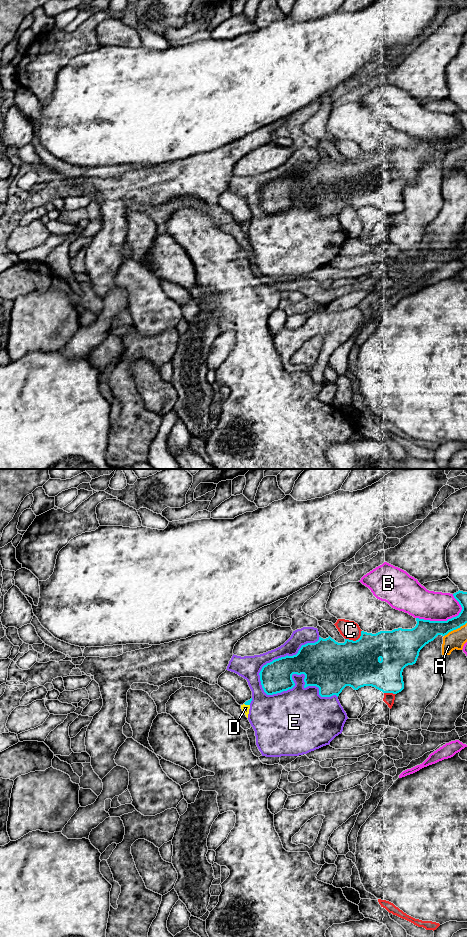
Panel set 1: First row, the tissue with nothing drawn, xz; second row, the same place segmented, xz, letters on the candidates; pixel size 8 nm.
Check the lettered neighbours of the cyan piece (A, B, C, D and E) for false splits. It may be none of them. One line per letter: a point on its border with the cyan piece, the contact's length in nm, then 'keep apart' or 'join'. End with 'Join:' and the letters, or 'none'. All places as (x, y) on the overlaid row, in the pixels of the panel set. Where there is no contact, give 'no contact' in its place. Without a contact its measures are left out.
A: meets cyan in xz at (455, 629); contact 220 nm long; keep apart
B: meets cyan in xz at (440, 621); contact 380 nm long; keep apart
C: meets cyan in xz at (356, 640); contact 150 nm long; keep apart
D: meets cyan in xz at (247, 704); contact 50 nm long; join
E: meets cyan in xz at (294, 673); contact 650 nm long; keep apart
Join: D

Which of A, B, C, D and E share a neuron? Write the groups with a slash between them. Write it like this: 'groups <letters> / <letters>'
groups A / B / C / D / E

